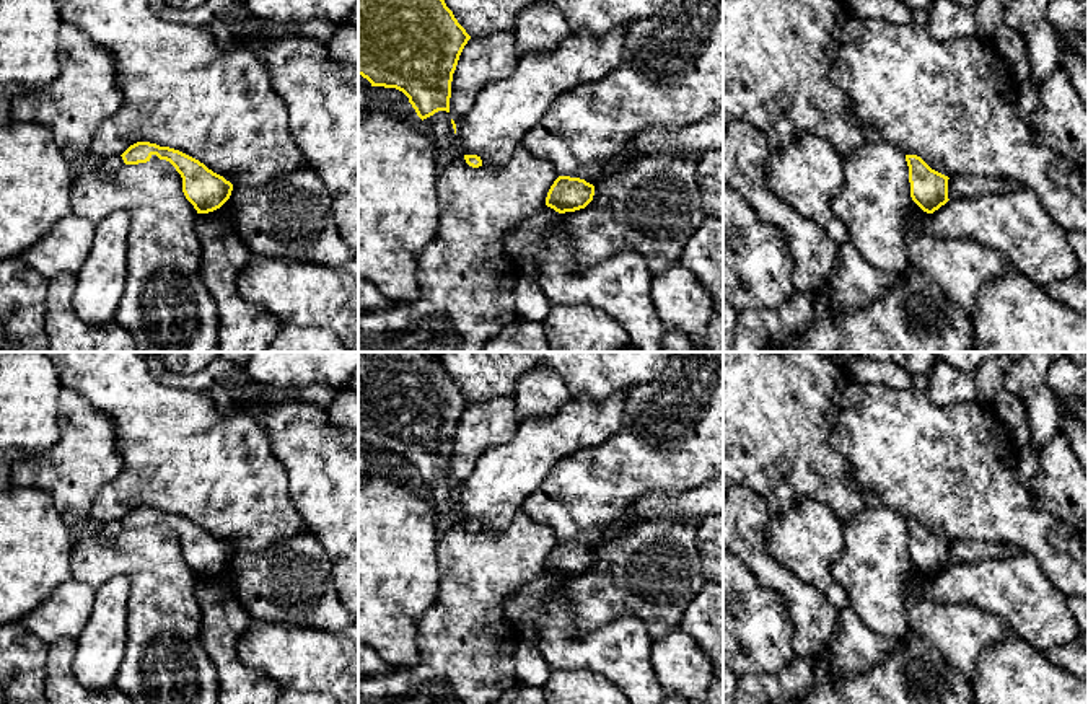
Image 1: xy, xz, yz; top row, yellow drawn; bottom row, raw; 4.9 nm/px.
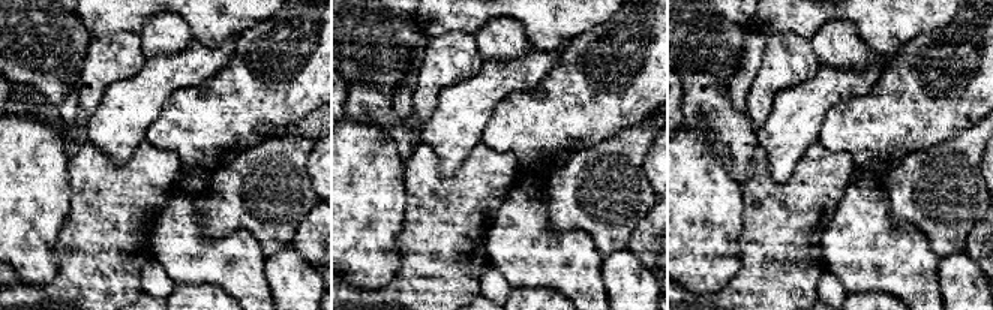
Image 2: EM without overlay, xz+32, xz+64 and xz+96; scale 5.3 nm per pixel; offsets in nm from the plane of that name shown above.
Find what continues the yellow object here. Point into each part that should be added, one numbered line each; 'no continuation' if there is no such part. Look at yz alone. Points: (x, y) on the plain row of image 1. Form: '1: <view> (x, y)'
no continuation

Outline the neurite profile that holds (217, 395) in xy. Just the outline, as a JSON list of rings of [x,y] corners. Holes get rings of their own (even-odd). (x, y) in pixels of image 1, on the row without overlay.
[[[210,386],[200,393],[205,394],[217,406],[217,409],[223,412],[231,412],[238,406],[238,403],[222,386]]]

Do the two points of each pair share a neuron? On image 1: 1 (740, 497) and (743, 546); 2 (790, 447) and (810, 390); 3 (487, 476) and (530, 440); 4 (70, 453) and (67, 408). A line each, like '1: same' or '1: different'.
1: same
2: same
3: same
4: same

